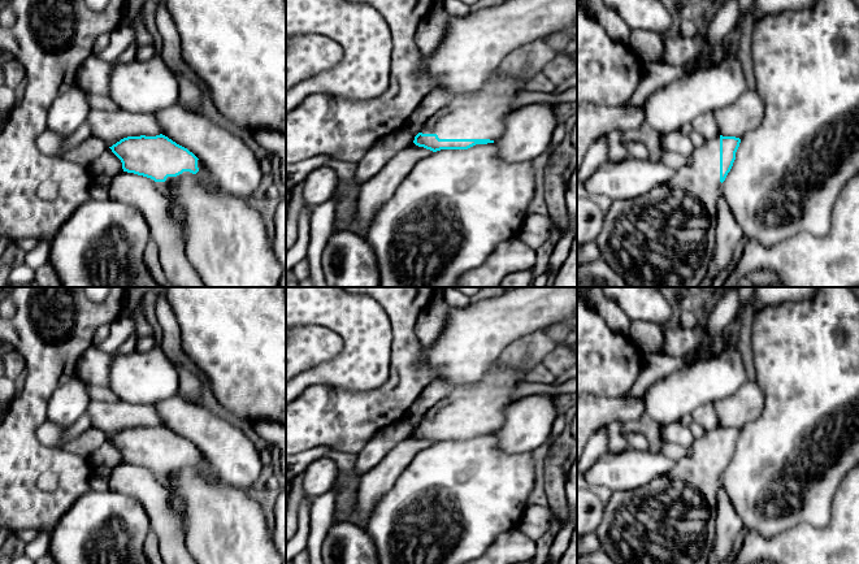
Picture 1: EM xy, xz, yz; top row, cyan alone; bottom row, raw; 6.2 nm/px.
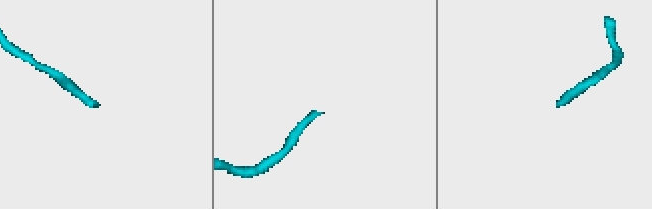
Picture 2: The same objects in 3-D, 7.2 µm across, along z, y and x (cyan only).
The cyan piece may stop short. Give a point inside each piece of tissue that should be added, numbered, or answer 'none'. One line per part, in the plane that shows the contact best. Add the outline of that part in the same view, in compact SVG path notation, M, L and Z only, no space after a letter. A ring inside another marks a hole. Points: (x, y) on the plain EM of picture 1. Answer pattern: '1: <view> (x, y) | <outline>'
1: xz (478, 406) | M522 348L509 350L490 365L480 381L457 386L450 395L441 399L422 417L422 425L437 425L439 430L490 430L499 431L506 422L507 408L519 400L513 390L526 383L526 374L521 372Z

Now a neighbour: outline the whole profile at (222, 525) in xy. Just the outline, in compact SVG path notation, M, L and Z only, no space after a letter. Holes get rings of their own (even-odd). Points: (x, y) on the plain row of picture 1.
M194 467L174 472L166 483L183 504L185 545L196 564L281 564L272 529L247 490L226 483L218 476L208 477Z

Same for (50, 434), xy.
M44 421L36 430L38 439L47 447L64 447L61 444L62 435L68 428L62 428L51 421Z

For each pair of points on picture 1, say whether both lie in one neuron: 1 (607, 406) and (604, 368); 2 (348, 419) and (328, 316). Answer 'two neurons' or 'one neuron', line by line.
1: two neurons
2: two neurons

